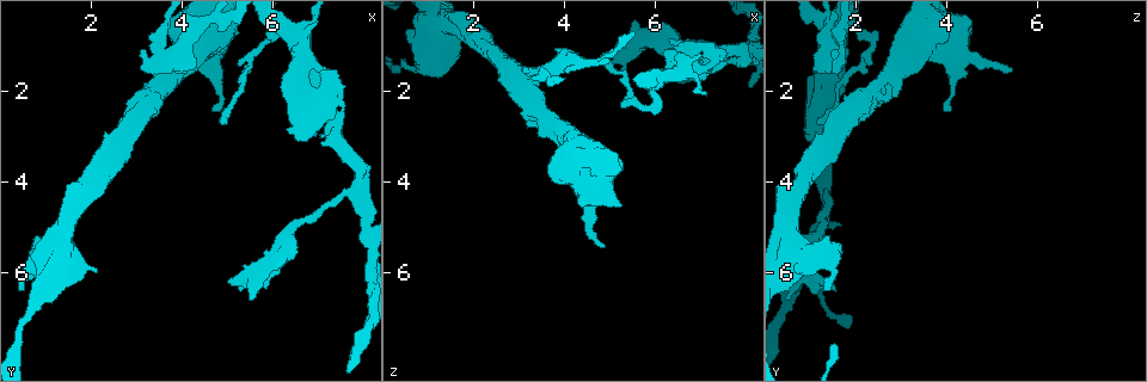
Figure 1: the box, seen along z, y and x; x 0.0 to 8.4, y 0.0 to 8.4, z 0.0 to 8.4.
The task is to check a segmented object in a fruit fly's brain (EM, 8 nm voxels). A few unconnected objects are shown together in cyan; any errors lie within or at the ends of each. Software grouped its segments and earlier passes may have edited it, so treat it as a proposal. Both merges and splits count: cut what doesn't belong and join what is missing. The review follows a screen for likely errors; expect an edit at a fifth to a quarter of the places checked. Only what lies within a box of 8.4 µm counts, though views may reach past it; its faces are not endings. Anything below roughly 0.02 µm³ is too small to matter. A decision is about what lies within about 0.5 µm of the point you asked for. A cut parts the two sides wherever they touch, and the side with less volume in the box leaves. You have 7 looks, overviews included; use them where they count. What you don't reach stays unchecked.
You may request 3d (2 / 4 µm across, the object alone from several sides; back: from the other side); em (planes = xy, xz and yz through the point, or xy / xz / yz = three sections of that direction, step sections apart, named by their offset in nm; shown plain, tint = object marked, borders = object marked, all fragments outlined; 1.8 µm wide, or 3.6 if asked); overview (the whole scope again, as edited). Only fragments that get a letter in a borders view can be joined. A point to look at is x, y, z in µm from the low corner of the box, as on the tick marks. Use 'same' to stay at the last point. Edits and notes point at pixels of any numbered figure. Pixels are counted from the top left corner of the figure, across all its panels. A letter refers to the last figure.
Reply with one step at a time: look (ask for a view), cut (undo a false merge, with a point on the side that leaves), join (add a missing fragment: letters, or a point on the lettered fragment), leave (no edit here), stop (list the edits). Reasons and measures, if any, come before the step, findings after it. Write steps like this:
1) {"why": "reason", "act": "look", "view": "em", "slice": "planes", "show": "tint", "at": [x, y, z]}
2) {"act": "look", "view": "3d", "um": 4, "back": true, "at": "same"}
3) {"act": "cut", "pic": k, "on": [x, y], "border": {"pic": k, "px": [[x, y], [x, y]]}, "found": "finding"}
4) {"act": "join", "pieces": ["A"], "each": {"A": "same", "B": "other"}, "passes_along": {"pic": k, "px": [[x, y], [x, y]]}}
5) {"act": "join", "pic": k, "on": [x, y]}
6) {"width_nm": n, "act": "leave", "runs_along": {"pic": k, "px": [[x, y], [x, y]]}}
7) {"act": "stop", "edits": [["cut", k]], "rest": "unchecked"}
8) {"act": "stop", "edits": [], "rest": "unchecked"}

{"why": "free end", "act": "look", "view": "3d", "um": 4, "at": [4.65, 2.50, 4.05]}

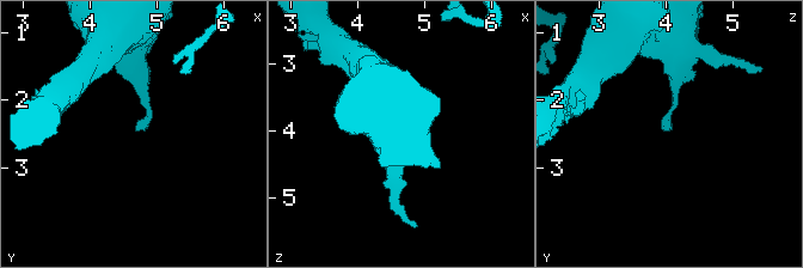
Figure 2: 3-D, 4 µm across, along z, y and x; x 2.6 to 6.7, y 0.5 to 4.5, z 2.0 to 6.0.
{"act": "look", "view": "em", "slice": "yz", "step": 16, "show": "tint", "at": [4.70, 2.50, 4.05]}

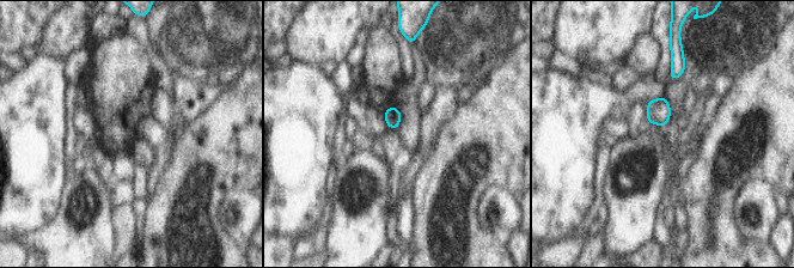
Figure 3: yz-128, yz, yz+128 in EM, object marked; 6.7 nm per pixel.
{"why": "what lies round it", "act": "look", "view": "em", "slice": "yz", "step": 16, "show": "borders", "at": "same"}

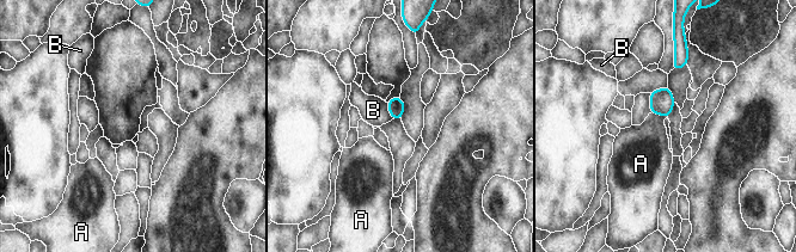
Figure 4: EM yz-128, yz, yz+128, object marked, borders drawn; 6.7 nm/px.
{"act": "leave", "each": {"A": "other", "B": "other"}, "border": {"pic": 4, "px": [[386, 103], [389, 114], [393, 118]]}, "found": "no lettered fragment goes on from it"}

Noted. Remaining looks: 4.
{"why": "three arms meet", "act": "look", "view": "3d", "um": 2, "at": [7.90, 4.15, 1.30]}

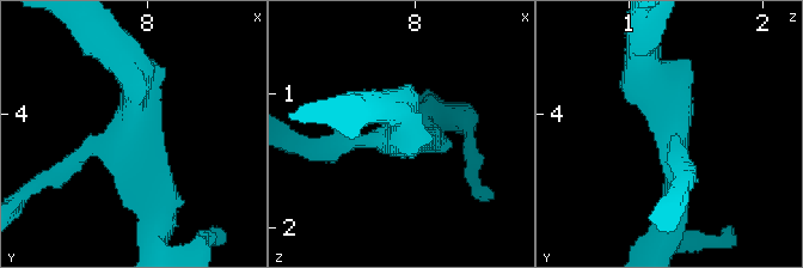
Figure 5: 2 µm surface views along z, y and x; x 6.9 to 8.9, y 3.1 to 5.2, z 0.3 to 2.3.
{"arms": 3, "arm_widths_nm": [170, 220, 280], "why": "need the tissue", "act": "look", "view": "em", "slice": "planes", "show": "tint", "at": [7.84, 4.20, 1.34]}

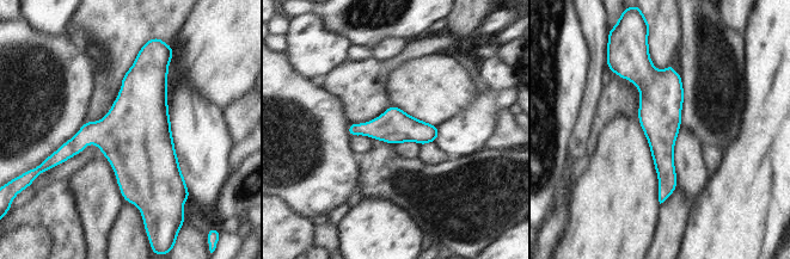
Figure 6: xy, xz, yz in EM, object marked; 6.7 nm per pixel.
{"why": "what lies round it", "act": "look", "view": "em", "slice": "planes", "show": "borders", "at": "same"}

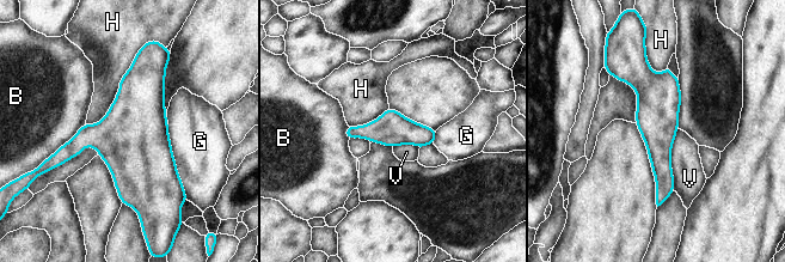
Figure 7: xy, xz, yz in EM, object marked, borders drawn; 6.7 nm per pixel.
{"longest_contact_nm": ["H", 650], "act": "leave", "each": {"B": "other", "G": "other", "H": "other", "V": "other"}, "border": {"pic": 7, "px": [[678, 128], [672, 145], [673, 190]]}, "found": "continuous, no second cell"}

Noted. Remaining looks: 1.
{"act": "stop", "edits": [], "rest": "unchecked"}

